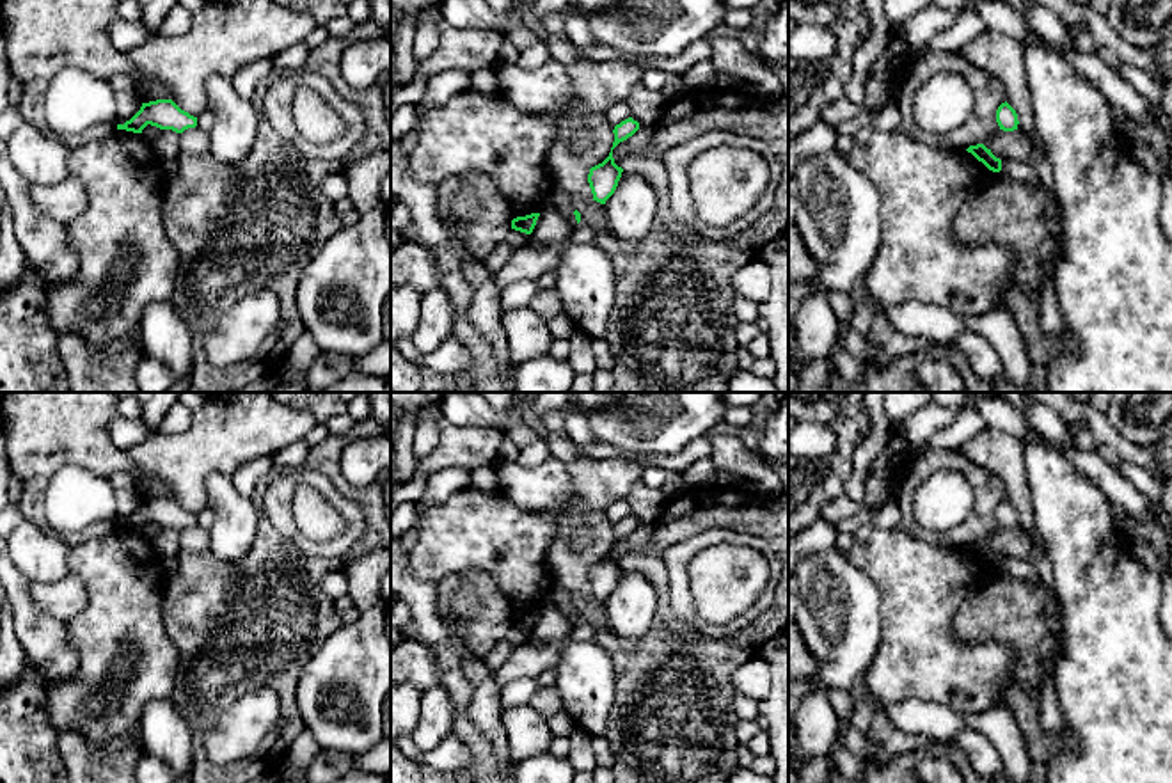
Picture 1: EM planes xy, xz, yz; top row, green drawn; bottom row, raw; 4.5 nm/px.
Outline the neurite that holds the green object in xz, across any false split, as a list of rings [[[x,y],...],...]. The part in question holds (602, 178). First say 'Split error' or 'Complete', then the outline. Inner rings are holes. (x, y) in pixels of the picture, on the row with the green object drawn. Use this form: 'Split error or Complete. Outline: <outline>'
Complete. Outline: [[[632,117],[614,126],[613,130],[614,142],[613,142],[609,156],[602,163],[591,167],[588,174],[588,183],[593,194],[593,201],[606,204],[606,201],[614,194],[623,169],[614,163],[613,149],[620,142],[632,137],[637,130],[639,130],[639,123],[634,121]]]

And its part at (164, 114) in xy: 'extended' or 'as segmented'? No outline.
as segmented

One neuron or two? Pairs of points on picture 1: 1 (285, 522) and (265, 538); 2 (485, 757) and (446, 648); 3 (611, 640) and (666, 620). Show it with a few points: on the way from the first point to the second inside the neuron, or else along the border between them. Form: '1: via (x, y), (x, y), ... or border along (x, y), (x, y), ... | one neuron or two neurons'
1: border along (265, 517), (302, 556), (308, 556) | two neurons
2: via (466, 730), (460, 718), (460, 688), (451, 675) | one neuron
3: via (625, 647), (643, 647), (656, 634) | one neuron

